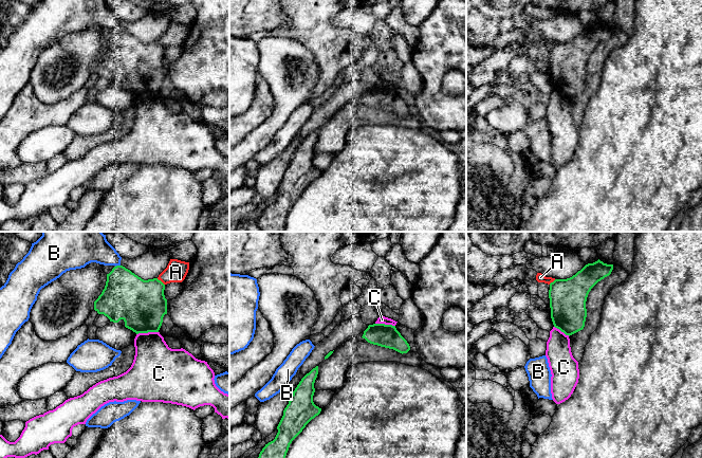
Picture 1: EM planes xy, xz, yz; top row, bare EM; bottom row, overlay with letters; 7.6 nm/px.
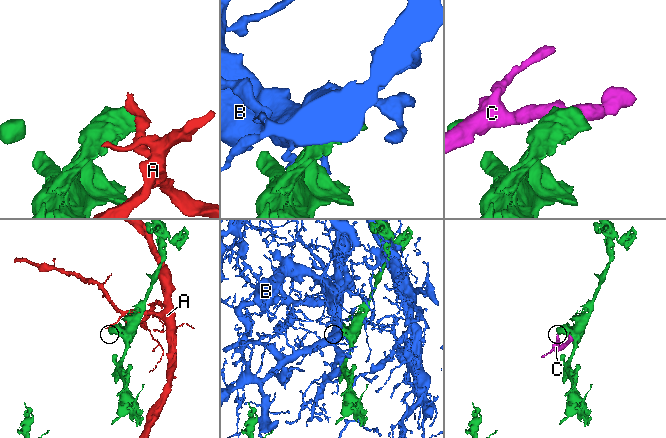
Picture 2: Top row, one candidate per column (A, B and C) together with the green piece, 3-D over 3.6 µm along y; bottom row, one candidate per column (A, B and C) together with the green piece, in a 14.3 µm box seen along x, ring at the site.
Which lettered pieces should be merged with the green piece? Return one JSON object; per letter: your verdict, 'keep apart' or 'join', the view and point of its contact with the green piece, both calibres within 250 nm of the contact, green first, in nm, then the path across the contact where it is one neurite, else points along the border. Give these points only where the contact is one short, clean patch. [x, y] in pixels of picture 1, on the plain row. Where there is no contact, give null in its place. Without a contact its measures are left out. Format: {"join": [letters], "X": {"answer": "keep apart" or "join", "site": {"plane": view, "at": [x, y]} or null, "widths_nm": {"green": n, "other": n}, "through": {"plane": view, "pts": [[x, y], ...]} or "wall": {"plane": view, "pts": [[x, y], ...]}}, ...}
{"join": [], "A": {"answer": "keep apart", "site": {"plane": "xy", "at": [161, 44]}, "widths_nm": {"green": 360, "other": 160}, "wall": {"plane": "xy", "pts": [[156, 41], [164, 48]]}}, "B": {"answer": "keep apart", "site": {"plane": "xy", "at": [117, 29]}, "widths_nm": {"green": 360, "other": 190}}, "C": {"answer": "keep apart", "site": {"plane": "xy", "at": [147, 95]}, "widths_nm": {"green": 360, "other": 320}, "wall": {"plane": "xy", "pts": [[158, 94], [139, 95], [136, 97]]}}}

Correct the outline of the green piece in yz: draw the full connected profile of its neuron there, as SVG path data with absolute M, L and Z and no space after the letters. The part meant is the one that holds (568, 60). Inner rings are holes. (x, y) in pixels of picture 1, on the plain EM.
M598 22L586 28L570 41L551 45L549 61L554 90L569 99L583 93L587 80L588 57L598 44L609 39L612 33L613 28Z

